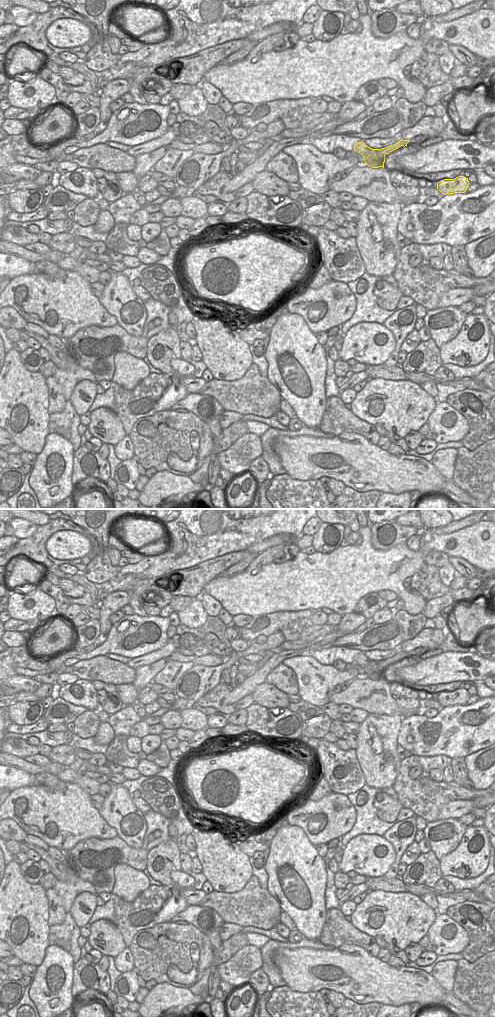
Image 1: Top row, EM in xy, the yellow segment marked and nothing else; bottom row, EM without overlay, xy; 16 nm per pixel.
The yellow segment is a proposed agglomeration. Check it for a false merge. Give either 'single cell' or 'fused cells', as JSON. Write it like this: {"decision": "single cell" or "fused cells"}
{"decision": "fused cells"}

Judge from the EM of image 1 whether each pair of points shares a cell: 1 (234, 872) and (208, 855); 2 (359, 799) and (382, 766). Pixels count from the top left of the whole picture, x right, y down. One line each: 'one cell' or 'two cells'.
1: one cell
2: two cells

